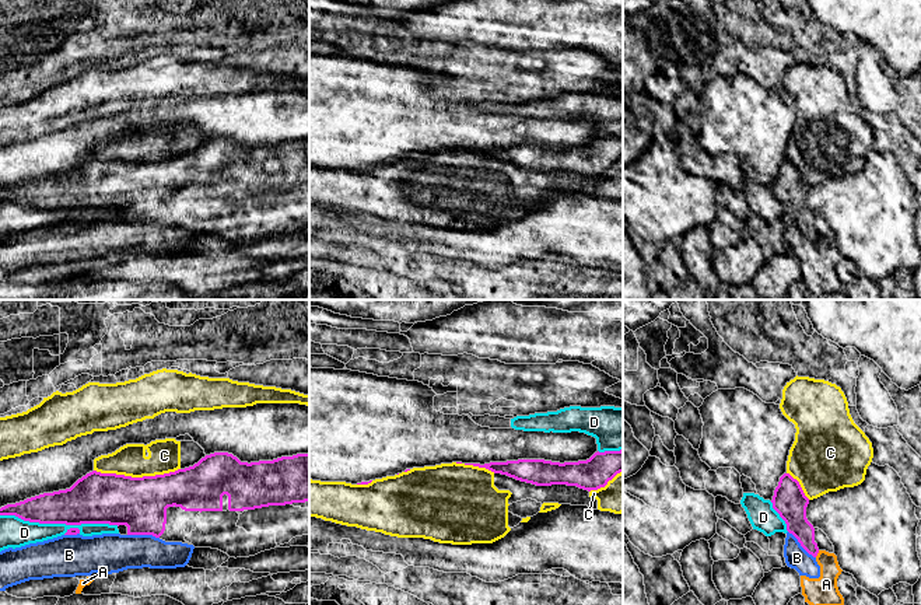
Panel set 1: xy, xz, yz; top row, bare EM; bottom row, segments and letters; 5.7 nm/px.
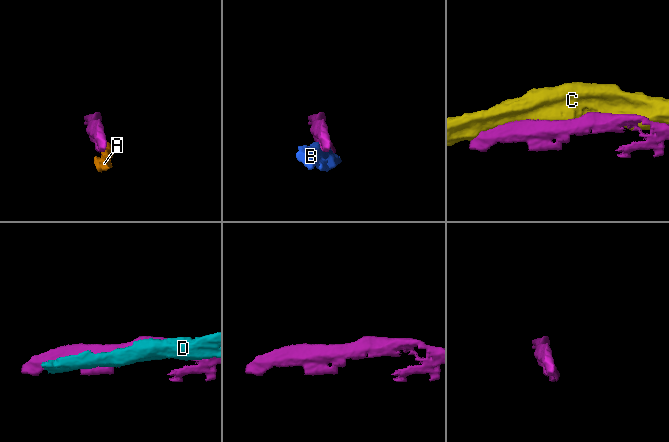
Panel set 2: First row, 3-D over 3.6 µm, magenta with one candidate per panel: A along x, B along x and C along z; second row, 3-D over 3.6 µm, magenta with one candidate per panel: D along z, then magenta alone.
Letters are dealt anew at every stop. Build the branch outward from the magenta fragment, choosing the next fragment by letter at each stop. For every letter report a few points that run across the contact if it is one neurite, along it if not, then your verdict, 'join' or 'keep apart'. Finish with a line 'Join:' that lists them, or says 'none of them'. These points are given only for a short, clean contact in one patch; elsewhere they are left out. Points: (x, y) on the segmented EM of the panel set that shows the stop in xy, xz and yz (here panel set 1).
A: line yz (819, 551), (815, 556); keep apart
B: keep apart
C: keep apart
D: keep apart
Join: none of them

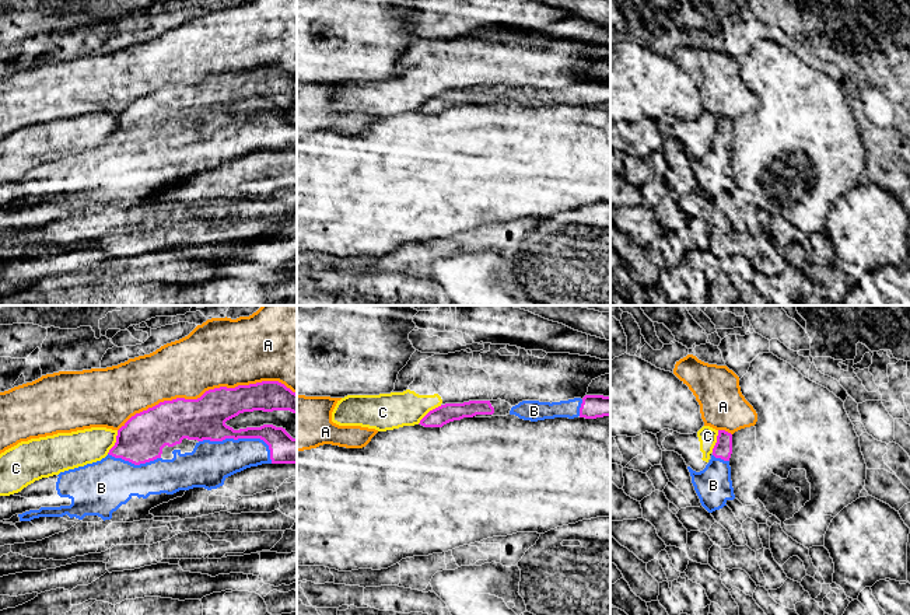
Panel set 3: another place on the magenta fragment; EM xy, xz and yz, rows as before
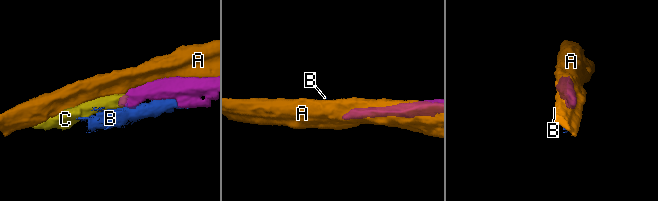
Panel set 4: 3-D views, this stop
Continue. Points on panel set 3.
A: keep apart
B: join
C: line xz (441, 405), (431, 409), (417, 423); keep apart
Join: B

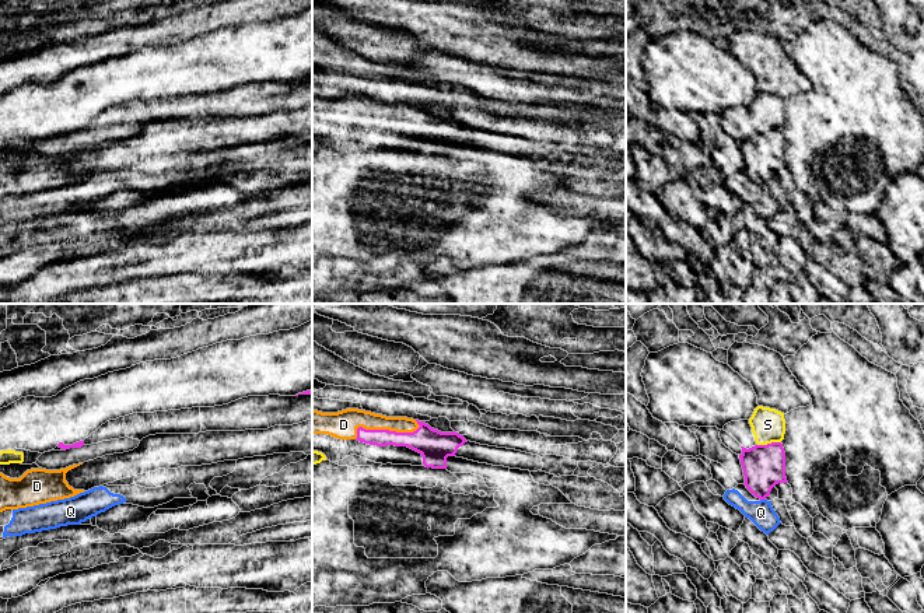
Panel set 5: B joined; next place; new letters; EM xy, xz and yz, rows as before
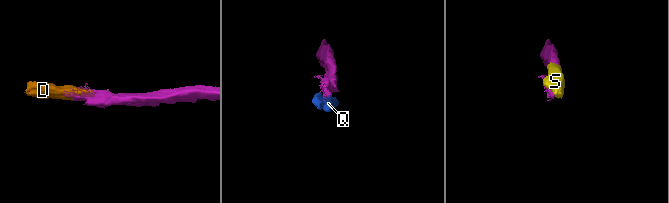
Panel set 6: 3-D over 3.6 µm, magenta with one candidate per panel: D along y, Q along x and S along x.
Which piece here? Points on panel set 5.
D: join
Q: keep apart
S: keep apart
Join: D

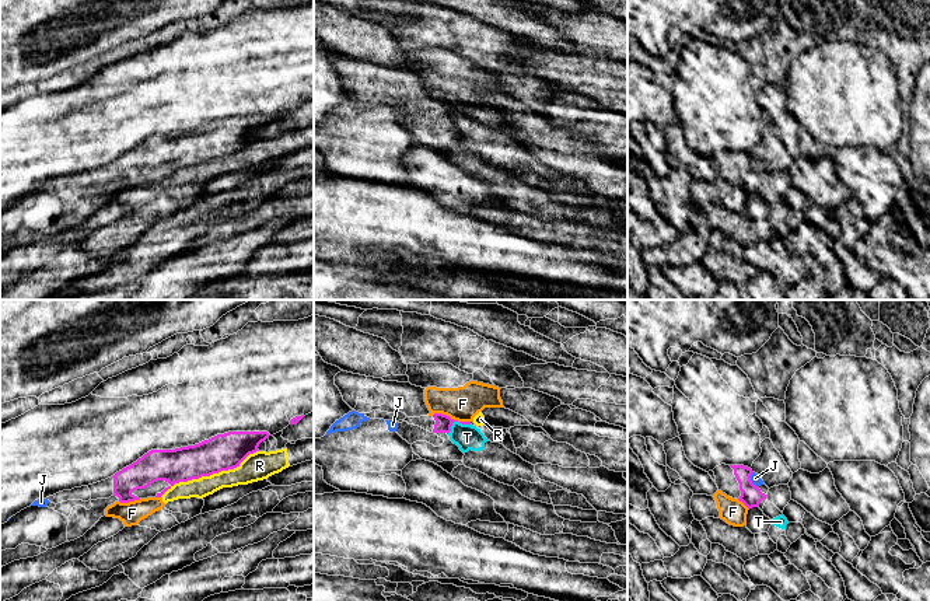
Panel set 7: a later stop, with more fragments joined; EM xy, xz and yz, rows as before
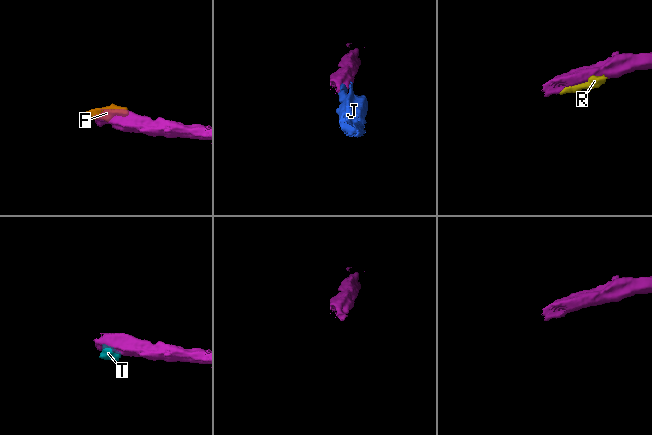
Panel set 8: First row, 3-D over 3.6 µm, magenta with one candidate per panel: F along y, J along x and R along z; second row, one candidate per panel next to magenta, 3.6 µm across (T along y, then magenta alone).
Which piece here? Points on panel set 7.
F: line xz (432, 415), (441, 413), (453, 419), (469, 422); keep apart
J: line yz (751, 472), (751, 481), (758, 488); keep apart
R: keep apart
T: line xz (469, 423), (454, 422), (447, 433); keep apart
Join: none of them

